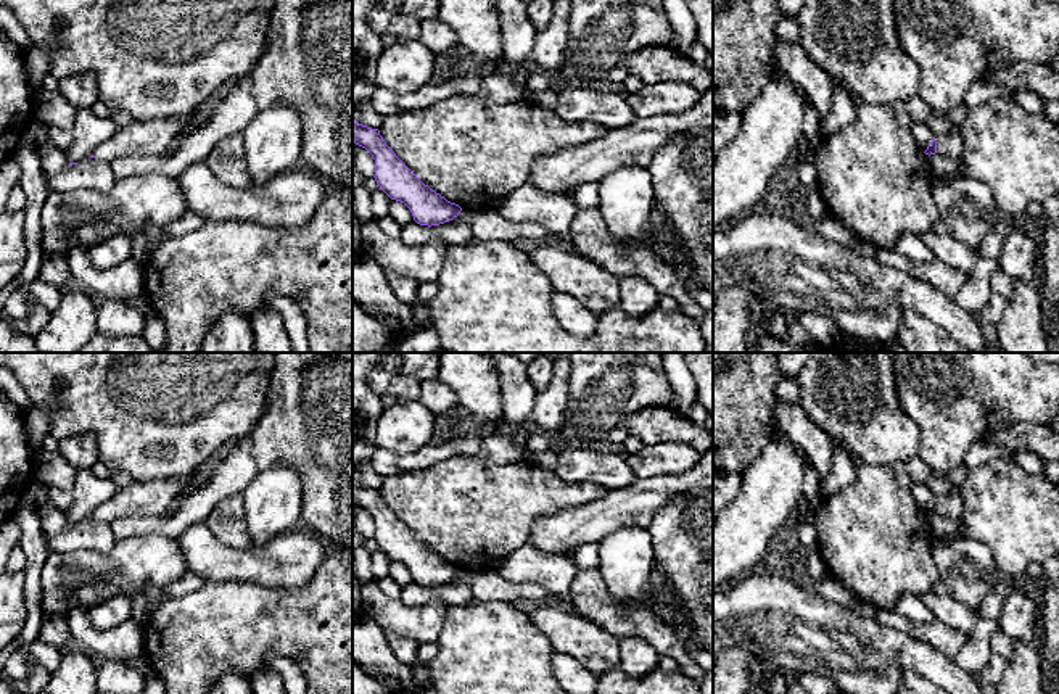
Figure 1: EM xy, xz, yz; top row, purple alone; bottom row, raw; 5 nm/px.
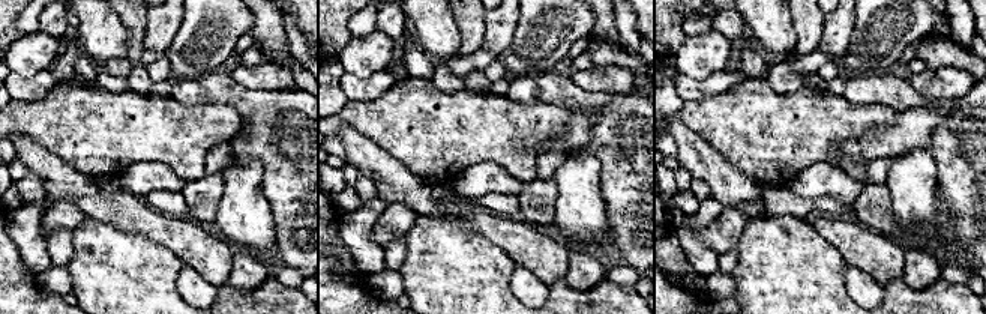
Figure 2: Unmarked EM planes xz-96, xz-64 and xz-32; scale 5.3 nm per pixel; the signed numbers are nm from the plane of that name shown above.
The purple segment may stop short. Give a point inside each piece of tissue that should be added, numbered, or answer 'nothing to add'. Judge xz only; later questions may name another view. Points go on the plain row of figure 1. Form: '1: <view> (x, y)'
nothing to add

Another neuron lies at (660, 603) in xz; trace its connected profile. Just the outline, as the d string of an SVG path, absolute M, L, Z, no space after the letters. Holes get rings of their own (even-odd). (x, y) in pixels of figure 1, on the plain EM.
M658 576L653 593L645 602L645 607L649 607L661 622L671 625L676 630L689 655L698 667L702 667L708 673L713 673L713 652L698 649L695 642L690 639L687 630L682 626L679 620L676 601L668 594L666 588L661 585Z

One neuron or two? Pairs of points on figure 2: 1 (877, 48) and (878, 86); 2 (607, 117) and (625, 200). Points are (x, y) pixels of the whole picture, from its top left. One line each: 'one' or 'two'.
1: two
2: one

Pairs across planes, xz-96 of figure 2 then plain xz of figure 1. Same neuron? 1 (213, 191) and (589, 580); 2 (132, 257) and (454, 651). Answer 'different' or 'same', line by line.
1: same
2: same

